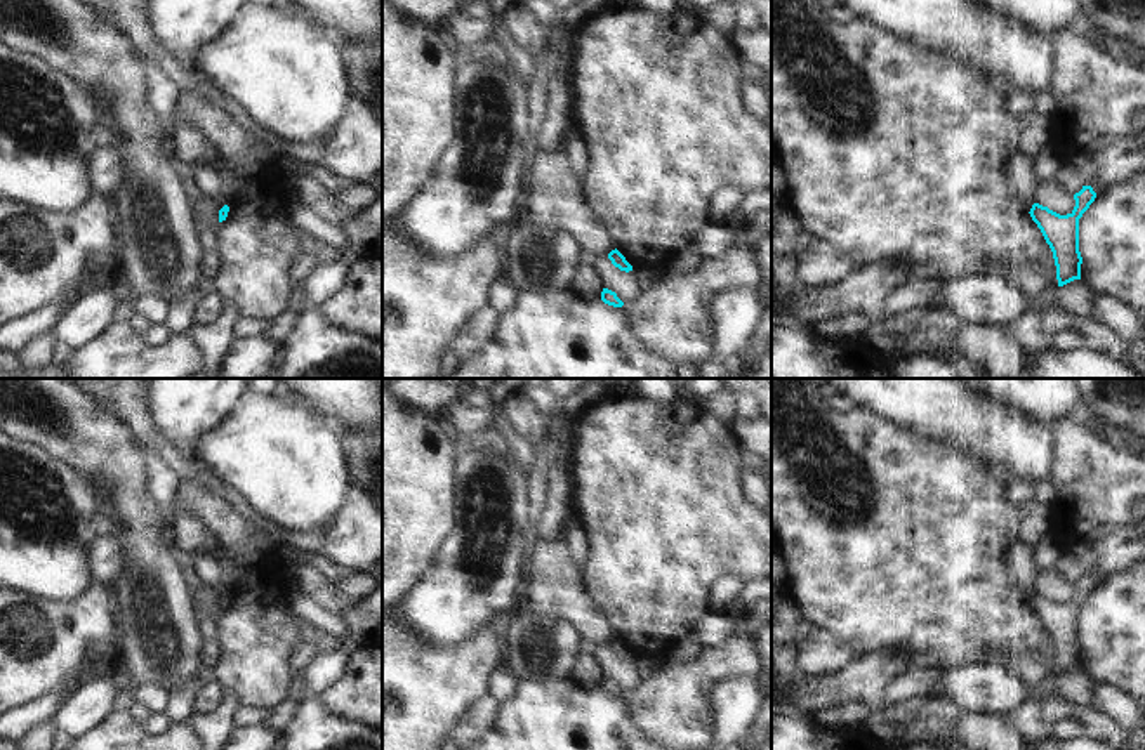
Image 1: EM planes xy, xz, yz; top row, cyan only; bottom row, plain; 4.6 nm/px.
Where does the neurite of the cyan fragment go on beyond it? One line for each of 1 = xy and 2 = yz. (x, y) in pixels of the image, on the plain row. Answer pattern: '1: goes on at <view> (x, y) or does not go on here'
1: does not go on here
2: does not go on here

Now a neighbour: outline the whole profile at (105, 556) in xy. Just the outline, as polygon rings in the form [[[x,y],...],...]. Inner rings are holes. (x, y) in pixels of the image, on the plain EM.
[[[94,536],[87,549],[92,582],[109,587],[122,571],[123,557],[125,552],[116,536]]]

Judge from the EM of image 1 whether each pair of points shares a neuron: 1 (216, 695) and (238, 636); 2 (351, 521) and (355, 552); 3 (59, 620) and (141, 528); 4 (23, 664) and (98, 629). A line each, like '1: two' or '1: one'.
1: two
2: one
3: two
4: one

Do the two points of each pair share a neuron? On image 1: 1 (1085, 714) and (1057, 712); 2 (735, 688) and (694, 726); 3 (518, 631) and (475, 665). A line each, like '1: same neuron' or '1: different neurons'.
1: same neuron
2: different neurons
3: different neurons

